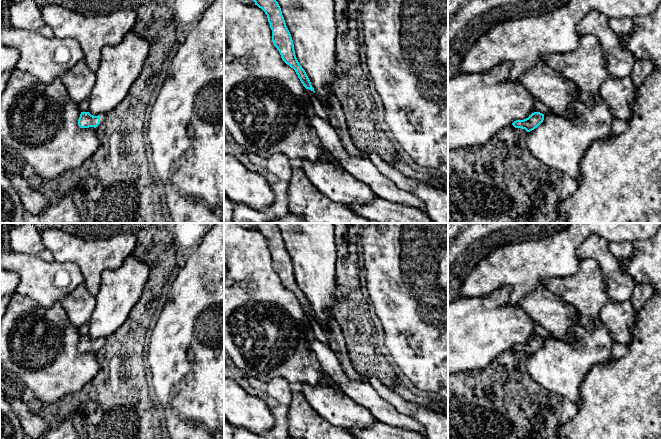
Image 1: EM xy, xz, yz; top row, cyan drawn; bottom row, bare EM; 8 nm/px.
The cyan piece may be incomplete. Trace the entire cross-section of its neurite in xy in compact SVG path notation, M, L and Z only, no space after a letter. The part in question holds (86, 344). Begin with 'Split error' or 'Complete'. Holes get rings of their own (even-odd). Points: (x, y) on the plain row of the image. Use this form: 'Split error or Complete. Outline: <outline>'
Split error. Outline: M81 336L80 341L78 343L78 349L81 352L96 352L99 348L101 348L106 342L106 338L101 338L98 340L93 340L89 336Z

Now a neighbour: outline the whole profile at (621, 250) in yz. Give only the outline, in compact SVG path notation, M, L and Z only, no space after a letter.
M609 242L611 253L619 260L629 258L633 253L632 242Z

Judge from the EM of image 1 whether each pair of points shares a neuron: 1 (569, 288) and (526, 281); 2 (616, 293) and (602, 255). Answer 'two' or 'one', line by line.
1: two
2: one

